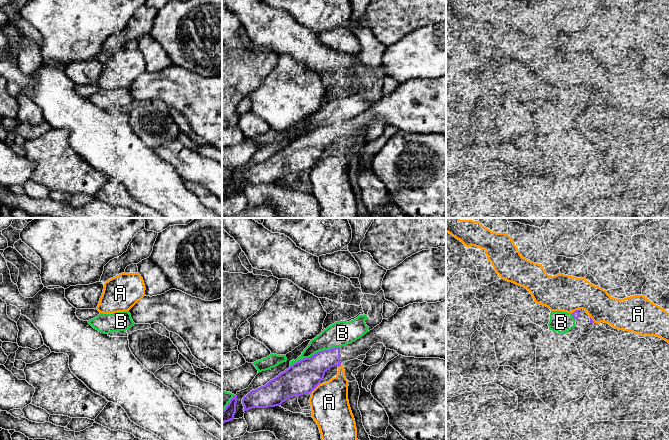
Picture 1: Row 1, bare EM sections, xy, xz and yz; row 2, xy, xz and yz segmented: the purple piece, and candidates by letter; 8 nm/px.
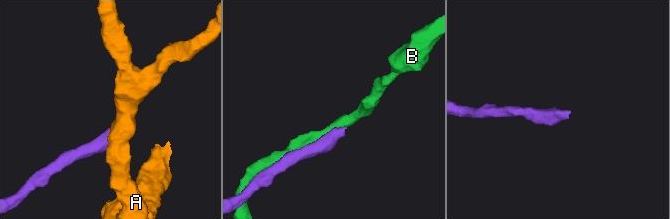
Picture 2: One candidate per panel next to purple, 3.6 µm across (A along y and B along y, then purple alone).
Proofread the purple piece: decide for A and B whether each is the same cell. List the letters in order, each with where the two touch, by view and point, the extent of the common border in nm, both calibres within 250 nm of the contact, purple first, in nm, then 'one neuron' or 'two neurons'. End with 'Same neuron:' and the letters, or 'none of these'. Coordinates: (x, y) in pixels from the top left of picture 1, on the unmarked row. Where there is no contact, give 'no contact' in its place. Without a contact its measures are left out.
A: contact xz (315, 163); length 120 nm; calibres 260 and 300 nm; two neurons
B: contact xz (315, 129); length 440 nm; calibres 260 and 200 nm; two neurons
Same neuron: none of these

